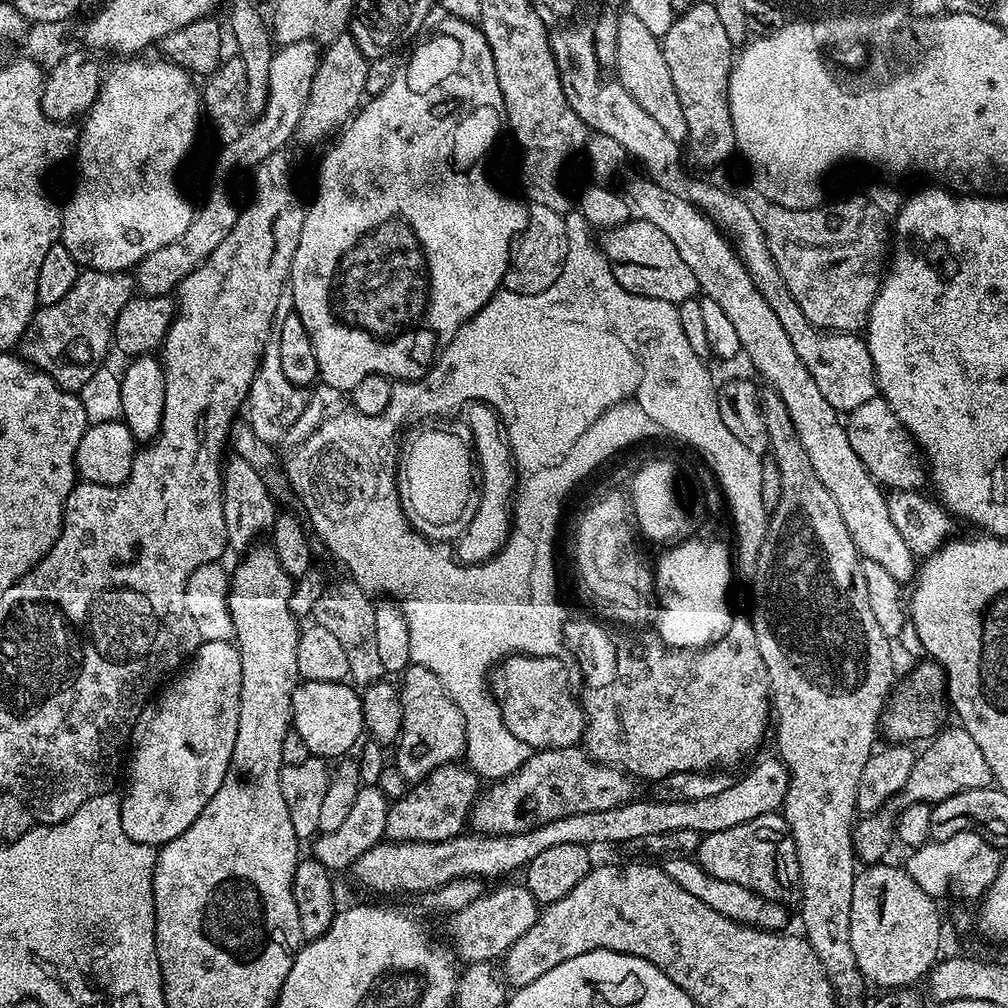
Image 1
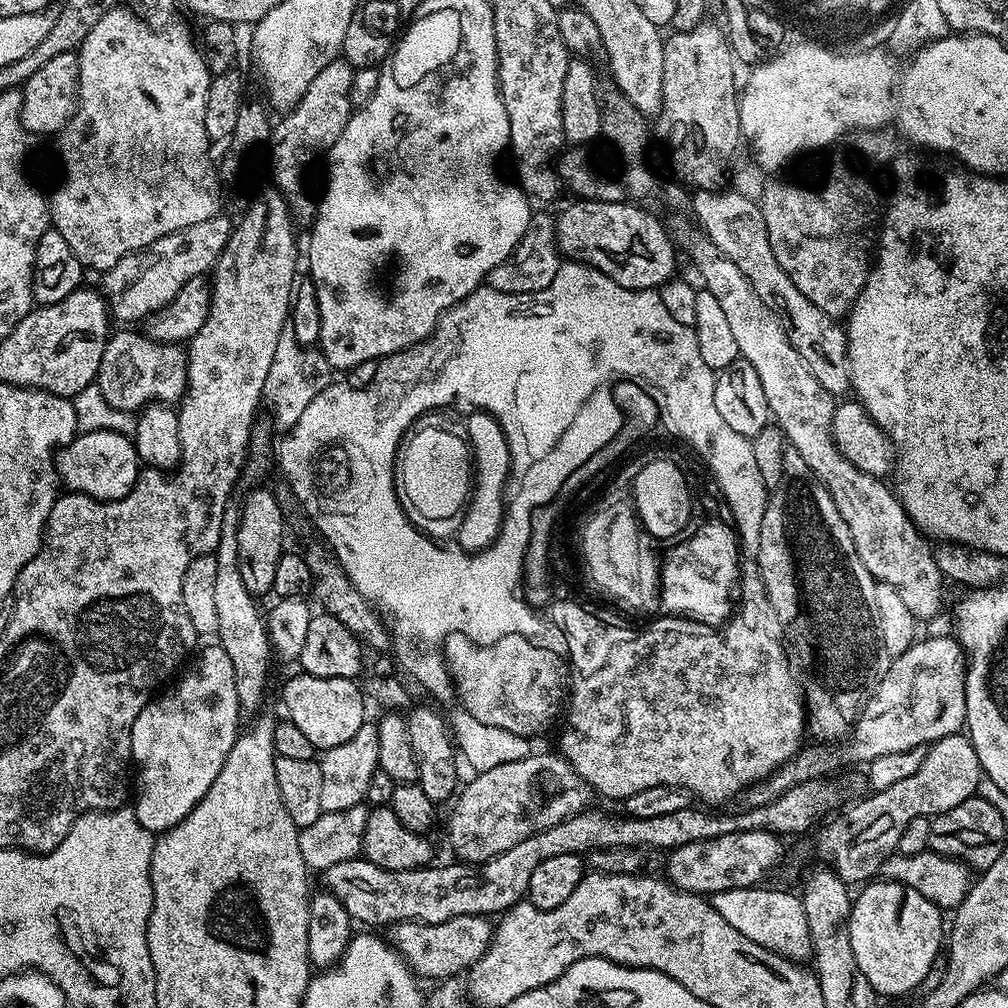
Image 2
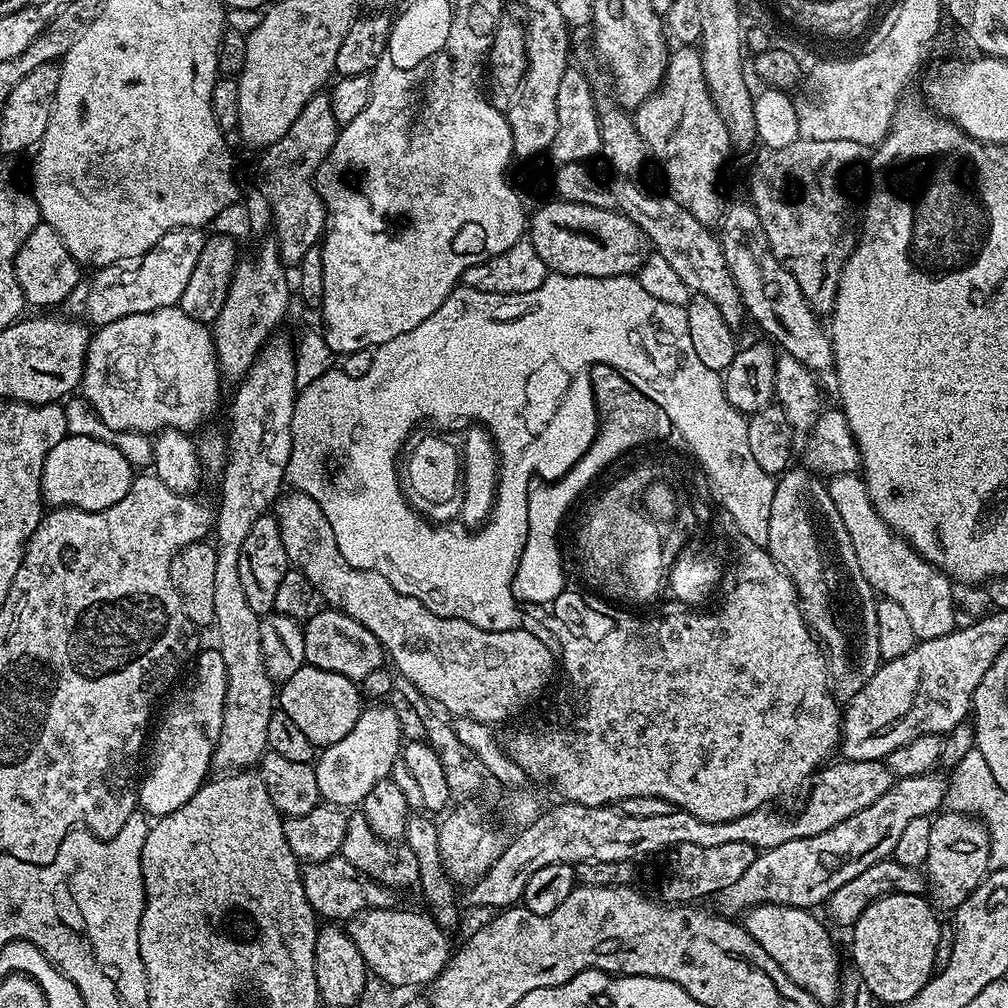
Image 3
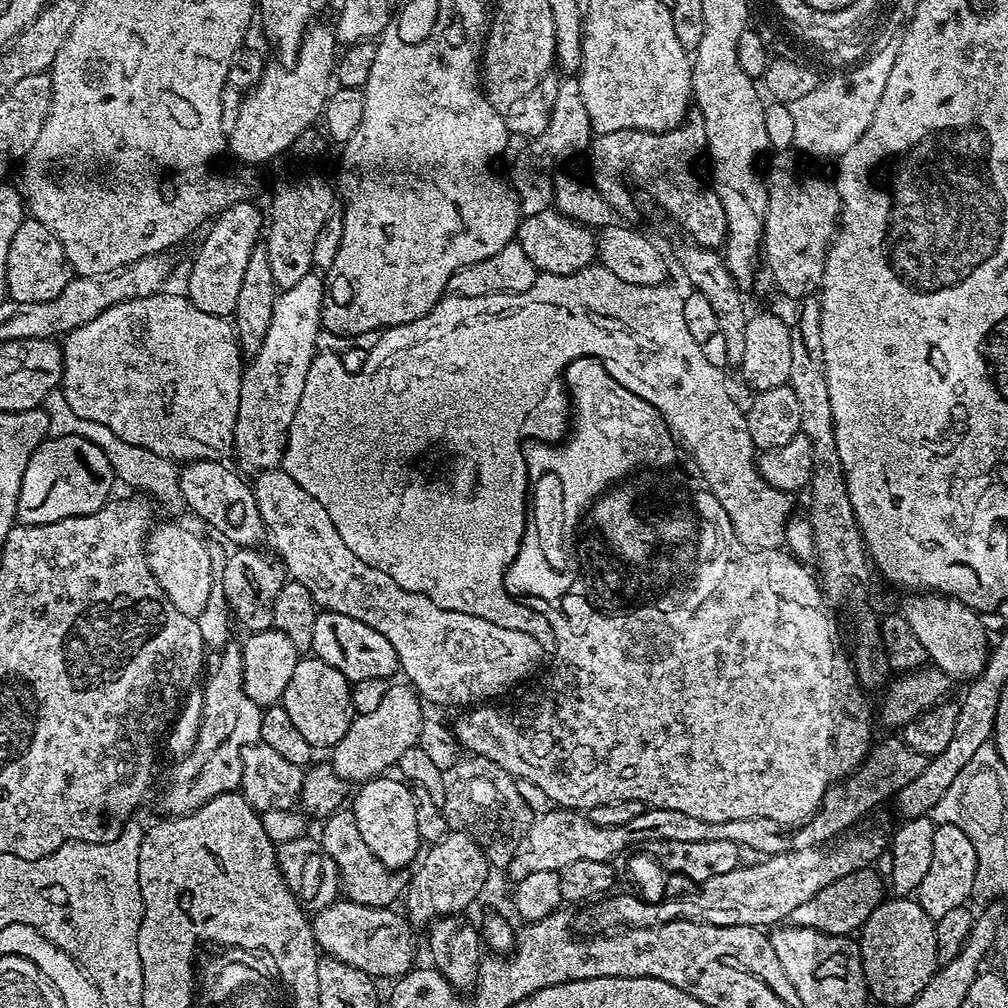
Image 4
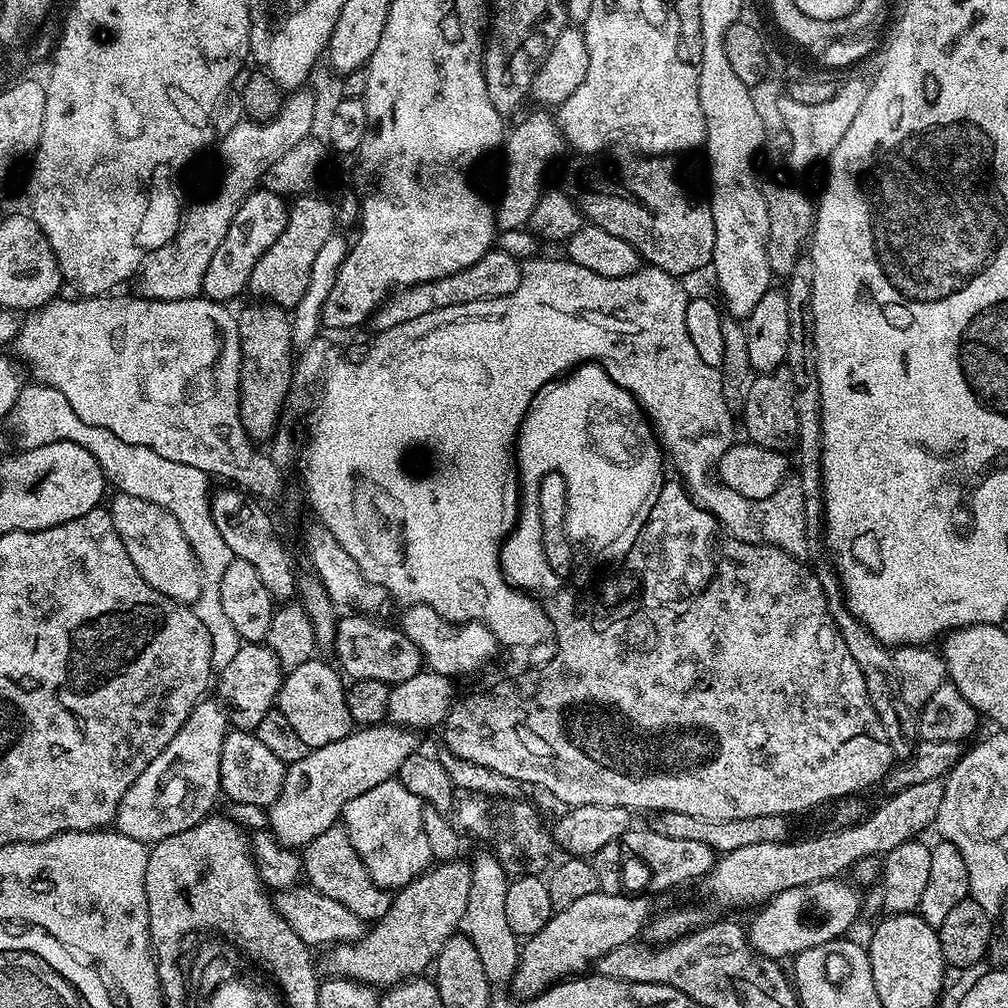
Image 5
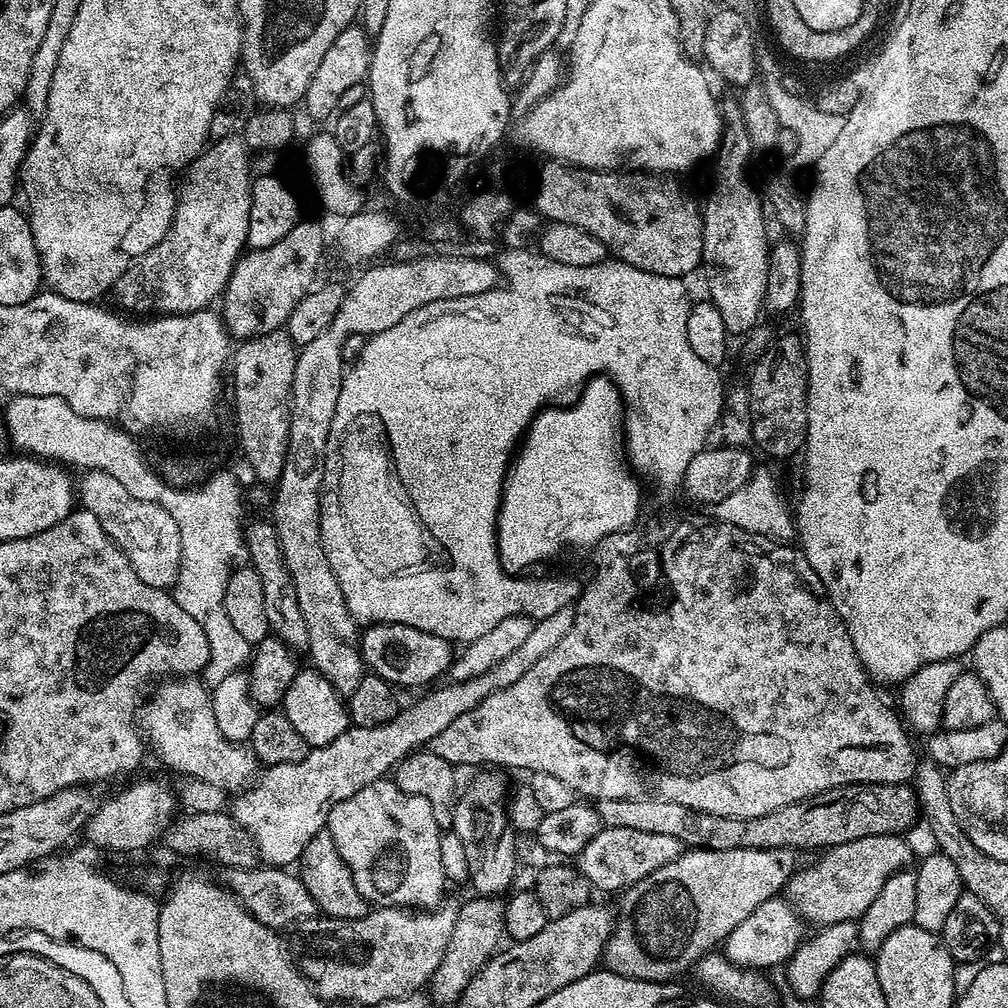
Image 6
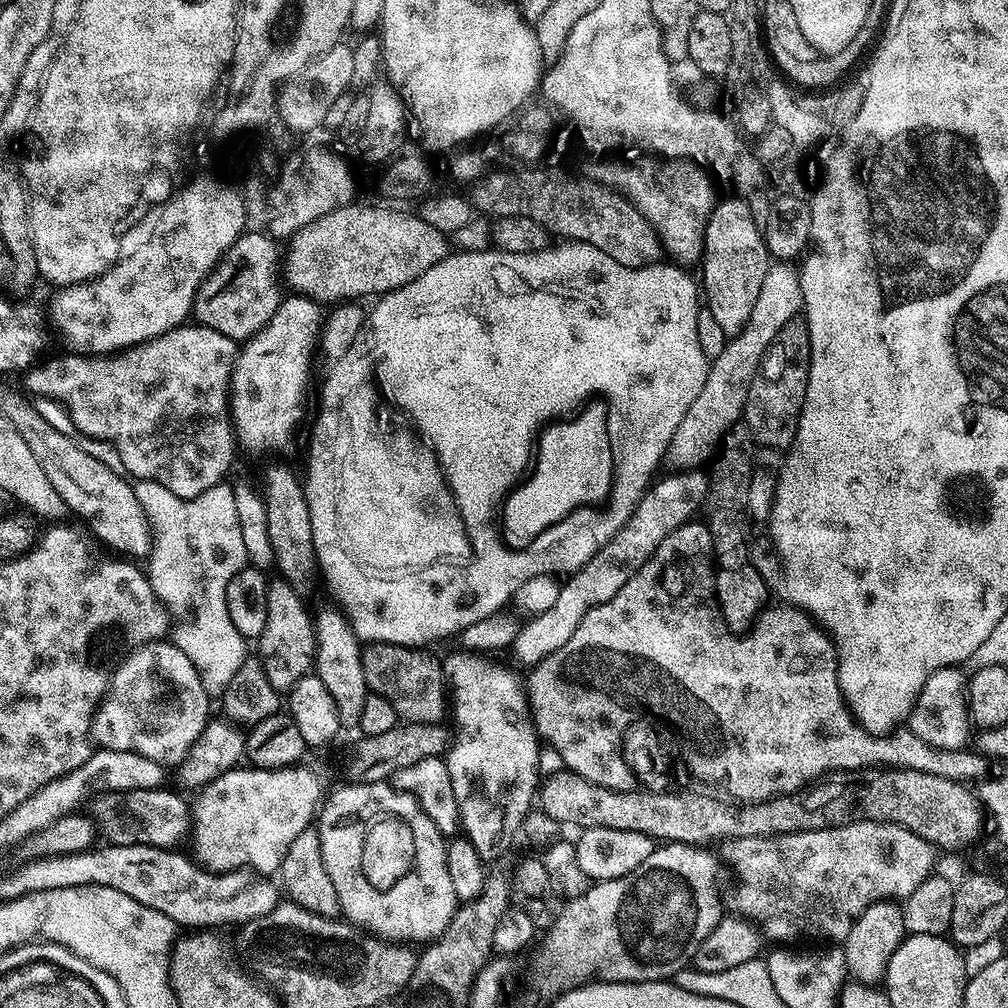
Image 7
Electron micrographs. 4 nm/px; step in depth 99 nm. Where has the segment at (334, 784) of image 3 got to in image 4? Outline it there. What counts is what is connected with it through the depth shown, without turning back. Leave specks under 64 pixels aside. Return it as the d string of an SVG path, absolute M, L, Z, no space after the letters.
M404 682L395 683L389 683L379 707L373 712L357 715L350 730L346 730L346 734L342 734L342 738L330 750L330 767L349 781L375 780L385 775L391 764L392 767L399 765L406 750L417 747L420 728L426 721L425 705L415 688Z

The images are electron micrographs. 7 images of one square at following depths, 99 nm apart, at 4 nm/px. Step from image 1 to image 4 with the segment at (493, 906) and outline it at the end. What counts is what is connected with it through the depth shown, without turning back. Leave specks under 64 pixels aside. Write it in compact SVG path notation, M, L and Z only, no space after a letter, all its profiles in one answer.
M337 898L333 904L315 913L311 921L317 949L325 957L346 962L370 977L399 978L411 972L417 963L413 925L392 908L362 906L347 898Z

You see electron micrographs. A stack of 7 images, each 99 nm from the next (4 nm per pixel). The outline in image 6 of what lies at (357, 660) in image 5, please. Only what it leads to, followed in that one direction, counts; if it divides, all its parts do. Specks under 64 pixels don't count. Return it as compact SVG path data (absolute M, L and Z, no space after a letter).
M369 624L360 632L360 652L374 675L397 689L420 688L451 669L454 659L453 641L426 630L405 624Z

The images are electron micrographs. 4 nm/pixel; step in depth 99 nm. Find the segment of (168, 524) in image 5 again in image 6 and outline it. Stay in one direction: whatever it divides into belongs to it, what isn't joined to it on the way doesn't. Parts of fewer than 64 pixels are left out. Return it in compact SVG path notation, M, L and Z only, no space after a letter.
M88 470L78 480L78 504L83 511L94 514L102 522L102 530L126 554L134 574L146 582L165 590L171 589L178 578L180 559L182 558L182 540L178 534L178 522L154 502L142 502L134 498L118 478L110 478L102 470Z

